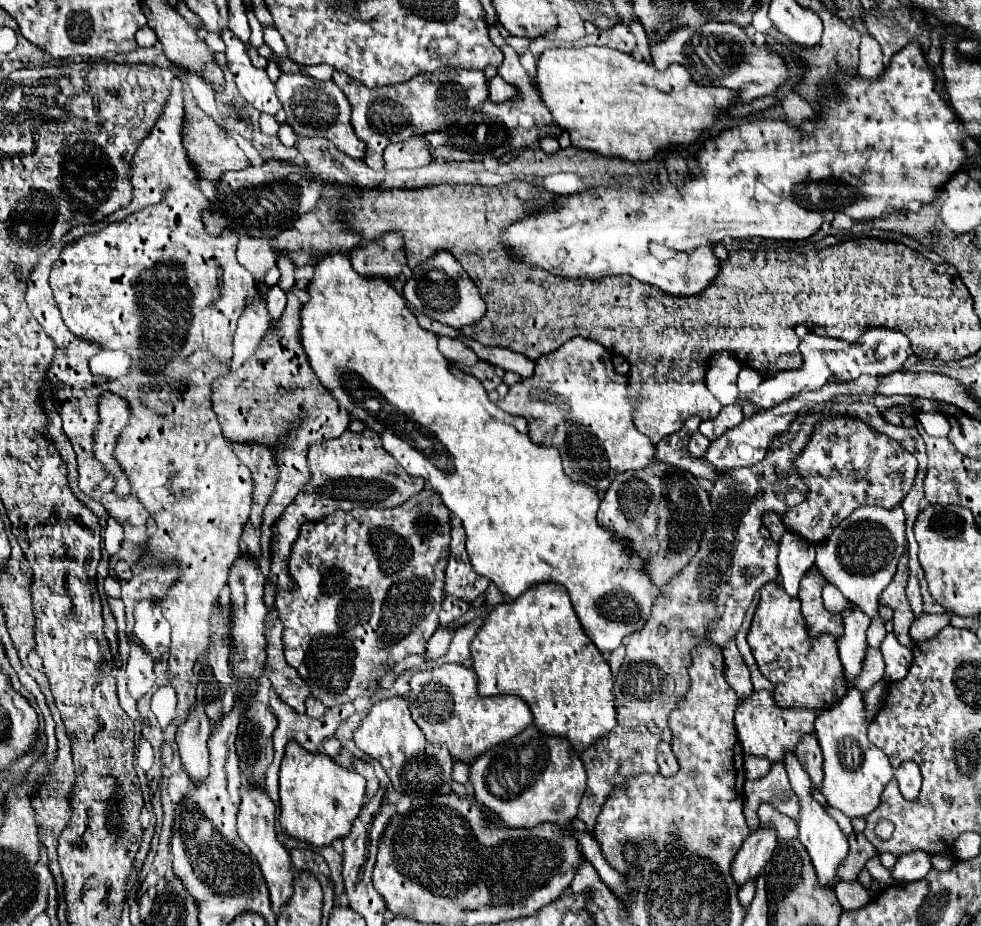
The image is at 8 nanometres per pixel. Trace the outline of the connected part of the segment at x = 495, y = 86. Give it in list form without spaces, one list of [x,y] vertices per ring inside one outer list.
[[[493,76],[489,80],[489,100],[495,104],[507,102],[507,100],[515,100],[517,96],[517,88],[509,82],[505,82],[501,76]]]

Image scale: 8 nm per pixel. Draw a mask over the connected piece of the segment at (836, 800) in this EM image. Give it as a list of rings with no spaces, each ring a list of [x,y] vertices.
[[[849,688],[837,704],[819,714],[815,720],[815,736],[823,750],[825,772],[821,794],[829,806],[841,810],[849,818],[867,818],[879,806],[881,792],[891,778],[897,779],[900,791],[907,800],[915,800],[922,786],[922,776],[916,763],[908,761],[896,769],[891,768],[889,758],[867,740],[867,728],[871,724],[869,718],[863,692]]]

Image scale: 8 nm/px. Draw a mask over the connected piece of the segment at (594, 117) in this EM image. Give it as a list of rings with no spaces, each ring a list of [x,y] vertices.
[[[607,46],[549,48],[537,62],[535,80],[541,100],[553,114],[555,122],[569,130],[573,146],[609,158],[623,158],[633,164],[645,164],[655,160],[659,152],[671,152],[673,148],[695,144],[719,118],[727,116],[727,110],[739,98],[739,94],[727,88],[695,84],[681,64],[671,64],[665,72],[659,72],[647,62],[637,62],[631,54]]]

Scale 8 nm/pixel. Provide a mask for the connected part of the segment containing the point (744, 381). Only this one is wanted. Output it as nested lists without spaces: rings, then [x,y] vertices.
[[[743,366],[743,368],[741,368],[741,372],[739,372],[739,380],[737,380],[737,388],[739,388],[741,392],[749,392],[749,390],[757,390],[757,388],[759,388],[759,384],[761,384],[761,380],[763,380],[763,378],[759,378],[759,374],[757,374],[755,370],[751,370],[751,368]]]

